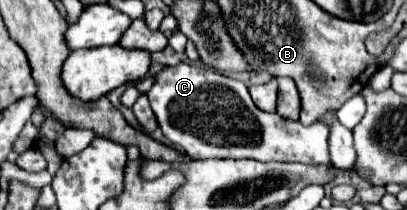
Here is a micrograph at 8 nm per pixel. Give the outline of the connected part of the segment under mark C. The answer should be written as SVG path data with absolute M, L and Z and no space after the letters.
M196 65L164 67L154 87L146 93L162 133L192 159L256 159L306 165L332 165L328 153L330 127L316 121L304 127L300 121L282 119L278 113L260 111L246 85Z

